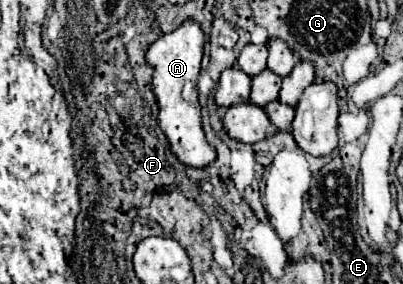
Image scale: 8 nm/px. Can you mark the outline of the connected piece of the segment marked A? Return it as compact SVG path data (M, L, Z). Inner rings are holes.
M189 19L179 29L153 41L145 51L145 61L153 67L151 87L159 105L159 115L157 115L159 127L165 133L169 141L169 149L175 153L175 157L183 165L195 169L207 167L217 157L215 149L205 139L201 127L201 107L197 101L197 79L201 69L203 45L205 45L205 35L201 27Z

